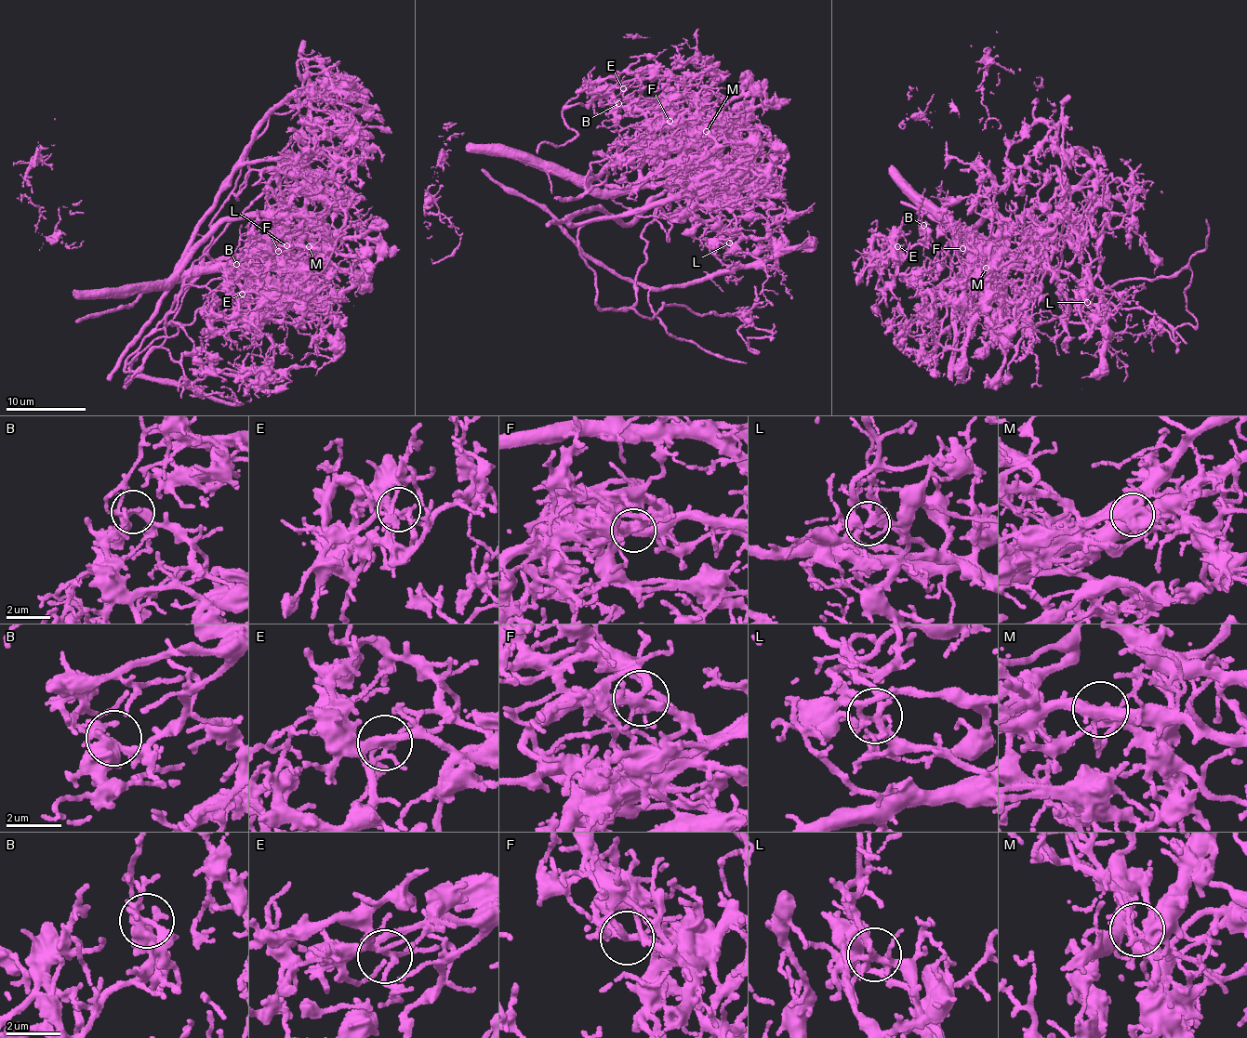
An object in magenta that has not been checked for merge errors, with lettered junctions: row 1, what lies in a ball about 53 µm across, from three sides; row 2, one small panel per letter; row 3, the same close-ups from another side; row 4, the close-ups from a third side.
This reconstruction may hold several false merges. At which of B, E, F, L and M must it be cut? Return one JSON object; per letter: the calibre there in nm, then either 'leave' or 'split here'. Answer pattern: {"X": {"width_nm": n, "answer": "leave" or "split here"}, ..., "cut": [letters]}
{"B": {"width_nm": 280, "answer": "leave"}, "E": {"width_nm": 220, "answer": "leave"}, "F": {"width_nm": 280, "answer": "split here"}, "L": {"width_nm": 220, "answer": "split here"}, "M": {"width_nm": 130, "answer": "split here"}, "cut": ["F", "L", "M"]}

